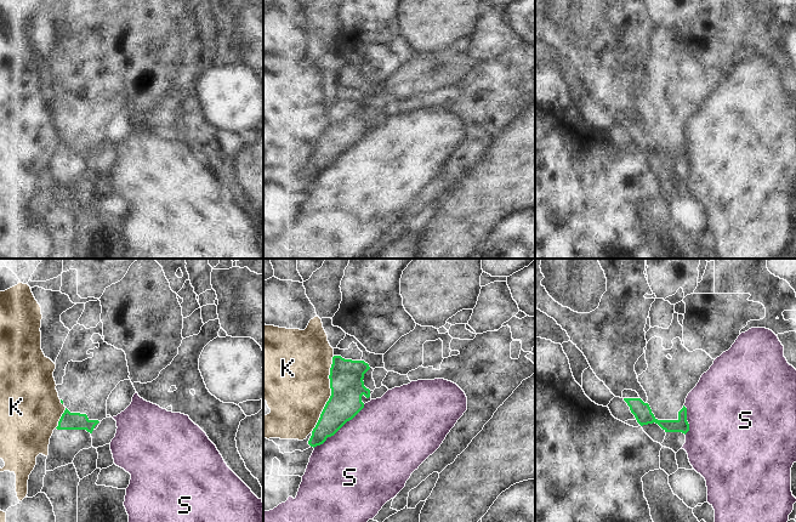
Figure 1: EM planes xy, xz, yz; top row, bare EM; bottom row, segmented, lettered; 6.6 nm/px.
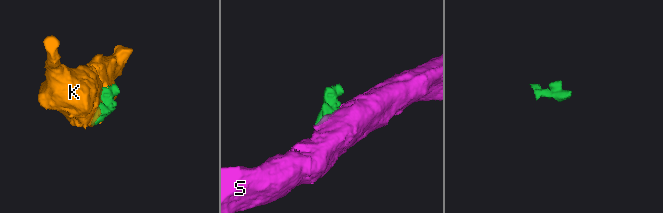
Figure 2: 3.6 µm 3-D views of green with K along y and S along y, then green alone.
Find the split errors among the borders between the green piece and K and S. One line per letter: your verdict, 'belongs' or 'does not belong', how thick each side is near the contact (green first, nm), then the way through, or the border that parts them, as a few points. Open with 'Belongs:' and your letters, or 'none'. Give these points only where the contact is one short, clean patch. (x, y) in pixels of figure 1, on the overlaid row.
Belongs: none
K: does not belong; 220 nm thick on the green side, 460 nm on the other
S: does not belong; 220 nm thick on the green side, 500 nm on the other

